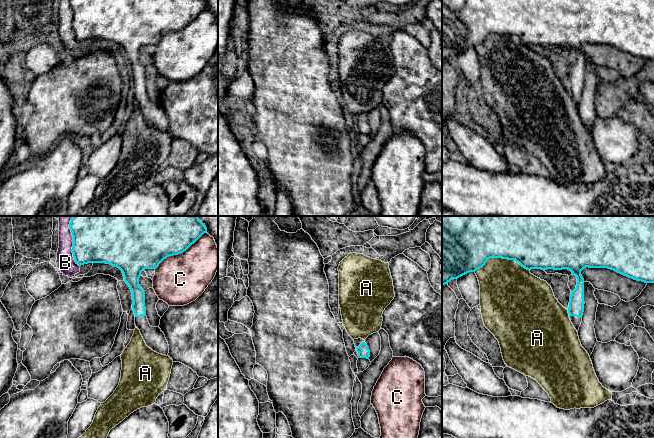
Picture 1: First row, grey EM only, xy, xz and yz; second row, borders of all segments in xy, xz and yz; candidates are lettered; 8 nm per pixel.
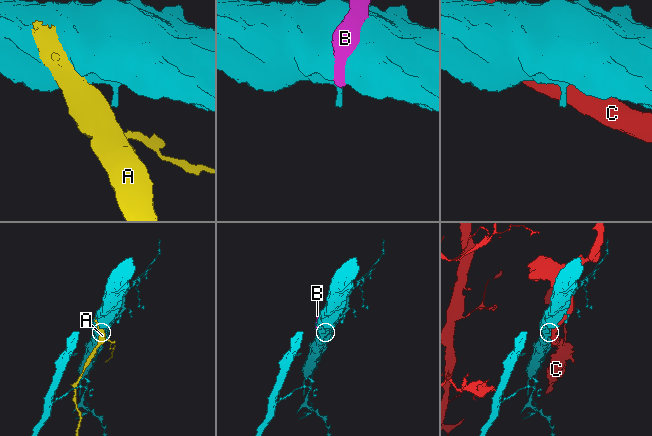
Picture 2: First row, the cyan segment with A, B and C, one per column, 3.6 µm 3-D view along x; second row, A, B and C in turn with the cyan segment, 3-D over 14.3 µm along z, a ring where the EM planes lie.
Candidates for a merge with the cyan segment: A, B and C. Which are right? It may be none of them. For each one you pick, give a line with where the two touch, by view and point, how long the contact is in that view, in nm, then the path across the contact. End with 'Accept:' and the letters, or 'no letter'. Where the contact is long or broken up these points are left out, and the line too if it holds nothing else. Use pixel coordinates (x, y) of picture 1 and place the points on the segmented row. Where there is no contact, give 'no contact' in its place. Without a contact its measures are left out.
Accept: no letter

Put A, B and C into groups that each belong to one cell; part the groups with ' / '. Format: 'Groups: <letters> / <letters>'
Groups: A / B / C

